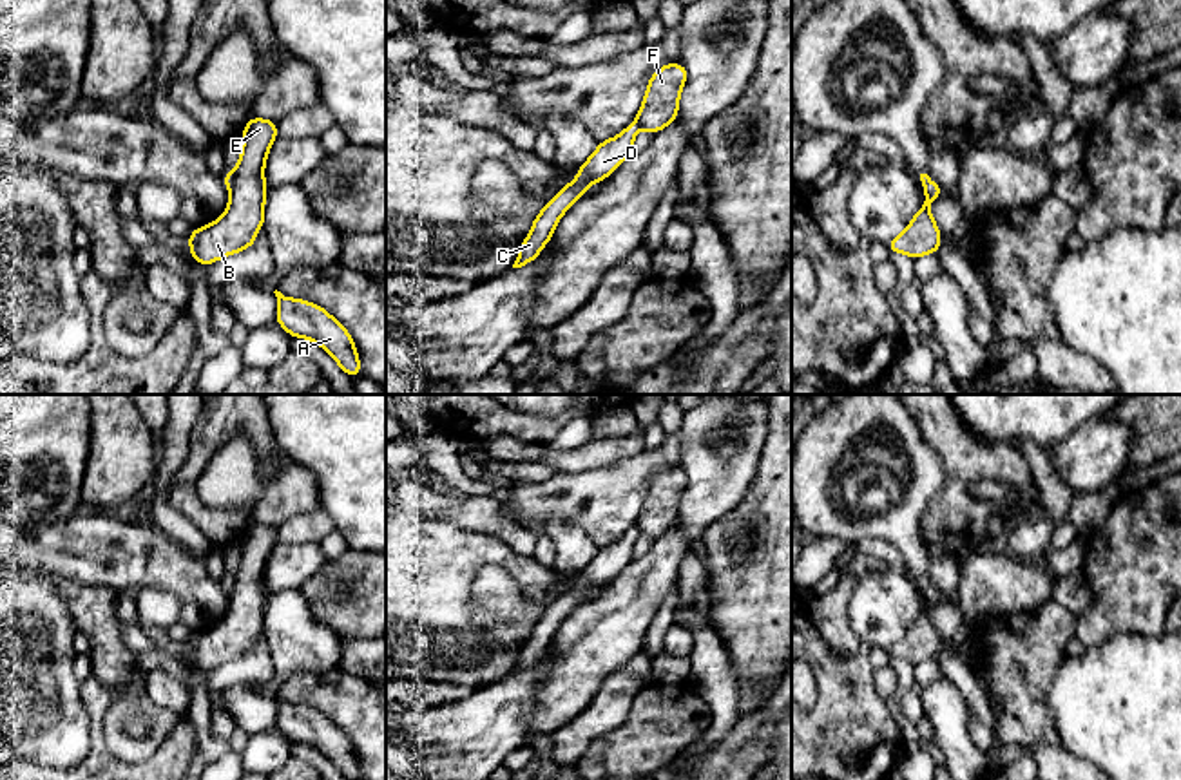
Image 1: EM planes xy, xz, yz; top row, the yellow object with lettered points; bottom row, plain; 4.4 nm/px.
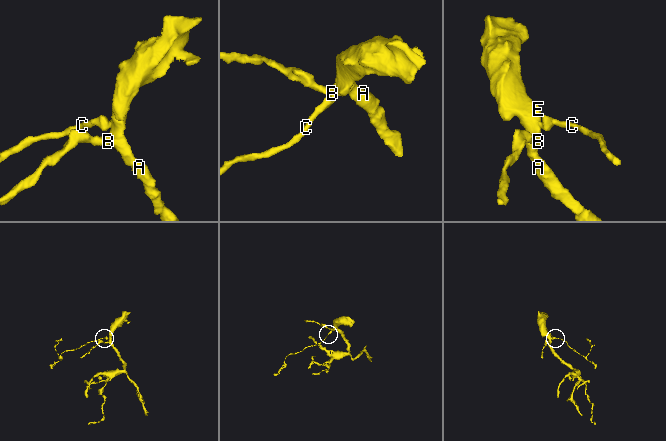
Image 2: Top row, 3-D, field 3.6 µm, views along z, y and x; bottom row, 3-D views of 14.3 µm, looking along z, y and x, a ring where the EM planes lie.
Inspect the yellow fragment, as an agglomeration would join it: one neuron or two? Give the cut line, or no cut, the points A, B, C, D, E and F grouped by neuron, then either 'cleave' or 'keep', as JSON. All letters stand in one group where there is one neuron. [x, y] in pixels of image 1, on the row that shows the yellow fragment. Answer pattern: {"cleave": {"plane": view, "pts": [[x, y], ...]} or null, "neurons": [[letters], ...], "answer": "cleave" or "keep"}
{"cleave": {"plane": "yz", "pts": [[926, 192], [931, 199]]}, "neurons": [["A", "B", "E", "F"], ["C", "D"]], "answer": "cleave"}

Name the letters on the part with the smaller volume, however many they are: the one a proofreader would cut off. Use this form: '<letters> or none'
C, D

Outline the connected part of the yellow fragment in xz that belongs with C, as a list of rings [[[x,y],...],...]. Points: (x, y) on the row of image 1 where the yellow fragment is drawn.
[[[632,121],[621,134],[600,141],[592,156],[578,168],[578,177],[563,186],[534,217],[533,230],[523,239],[513,268],[533,262],[542,248],[551,241],[560,217],[576,199],[596,181],[607,179],[632,152],[639,125]]]

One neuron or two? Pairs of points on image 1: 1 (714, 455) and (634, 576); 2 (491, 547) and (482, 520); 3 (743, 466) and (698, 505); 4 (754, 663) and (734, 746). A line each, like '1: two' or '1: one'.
1: two
2: two
3: one
4: two

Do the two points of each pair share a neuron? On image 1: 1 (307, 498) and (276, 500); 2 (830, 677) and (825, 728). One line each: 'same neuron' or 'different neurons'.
1: same neuron
2: same neuron

